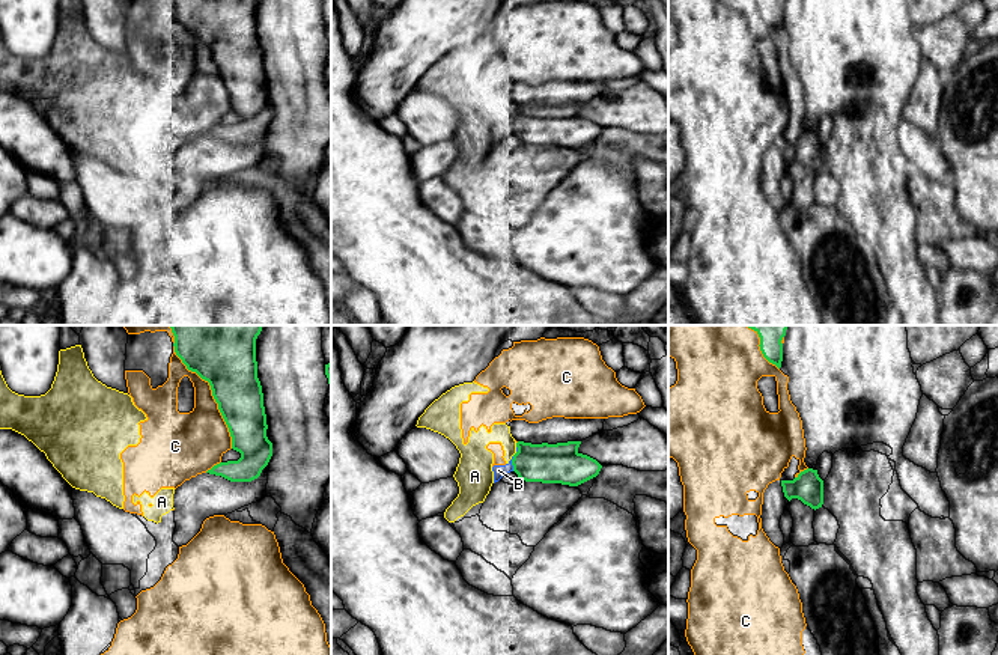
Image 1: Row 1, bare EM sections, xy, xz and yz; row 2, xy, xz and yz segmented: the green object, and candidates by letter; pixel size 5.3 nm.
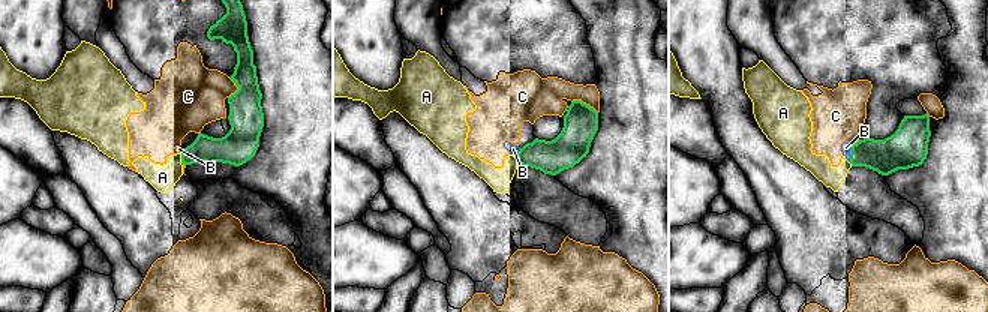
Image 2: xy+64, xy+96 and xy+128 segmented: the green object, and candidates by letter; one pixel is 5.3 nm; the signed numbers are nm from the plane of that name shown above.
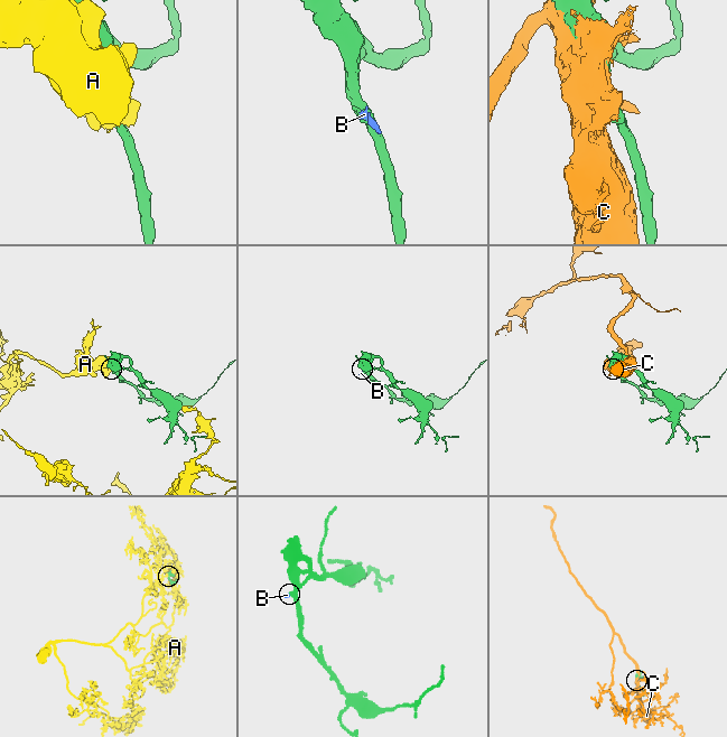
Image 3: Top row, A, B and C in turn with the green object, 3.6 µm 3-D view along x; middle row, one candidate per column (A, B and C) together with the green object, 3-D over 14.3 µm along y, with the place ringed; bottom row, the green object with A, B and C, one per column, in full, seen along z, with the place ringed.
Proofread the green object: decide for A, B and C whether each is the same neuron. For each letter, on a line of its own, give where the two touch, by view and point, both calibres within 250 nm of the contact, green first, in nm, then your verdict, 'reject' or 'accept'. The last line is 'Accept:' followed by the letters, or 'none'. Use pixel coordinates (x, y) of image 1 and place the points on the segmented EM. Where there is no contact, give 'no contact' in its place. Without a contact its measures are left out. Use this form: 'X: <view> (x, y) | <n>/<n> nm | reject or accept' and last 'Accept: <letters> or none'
A: xz (517, 444) | 220/180 nm | reject
B: xz (512, 464) | 220/60 nm | reject
C: xy (209, 384) | 420/240 nm | reject
Accept: none

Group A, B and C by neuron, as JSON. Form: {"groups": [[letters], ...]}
{"groups": [["A", "B"], ["C"]]}

